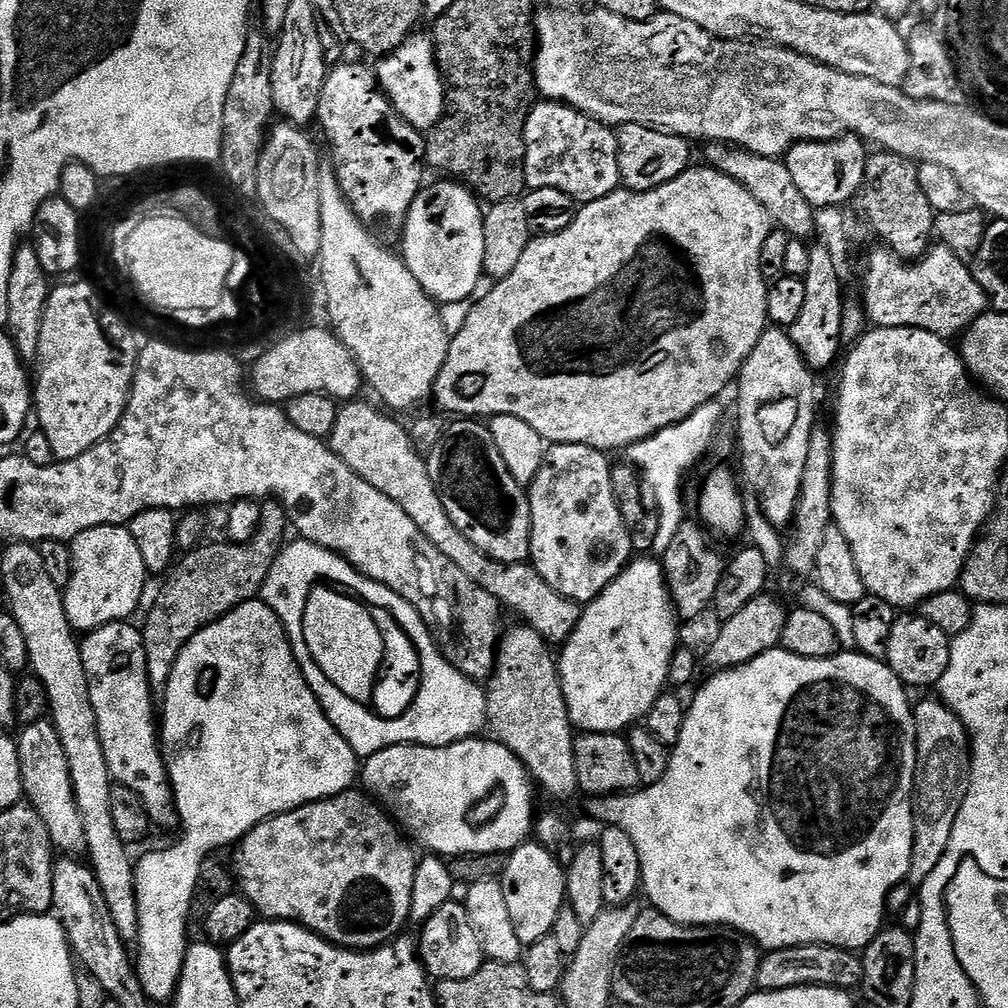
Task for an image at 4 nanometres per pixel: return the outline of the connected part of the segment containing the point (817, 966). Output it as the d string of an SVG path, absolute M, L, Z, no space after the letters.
M803 944L789 948L773 948L760 958L756 988L761 992L777 992L791 988L831 986L841 990L859 989L864 979L863 959L853 949L825 944Z

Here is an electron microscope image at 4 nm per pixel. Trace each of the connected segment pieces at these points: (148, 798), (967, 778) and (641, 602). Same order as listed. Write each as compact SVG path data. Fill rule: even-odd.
M132 622L102 625L87 633L80 640L82 666L86 670L86 682L90 686L90 702L94 702L94 714L98 722L98 734L102 742L102 754L106 754L106 766L113 781L122 786L130 786L134 794L143 802L149 821L160 828L176 828L176 800L172 796L172 783L168 780L168 766L162 755L162 740L158 735L158 708L152 705L154 693L146 674L146 646L144 634Z
M933 698L917 703L912 717L916 723L916 785L912 791L914 850L910 854L907 883L919 886L930 878L934 866L942 862L946 846L950 846L954 818L958 818L958 810L962 810L972 785L972 750L968 727L943 700Z
M636 558L625 568L598 598L583 605L580 621L574 634L562 646L558 667L560 685L566 698L568 713L580 732L623 733L648 715L650 706L665 691L672 653L678 647L681 625L676 615L676 605L668 592L664 565L659 559Z

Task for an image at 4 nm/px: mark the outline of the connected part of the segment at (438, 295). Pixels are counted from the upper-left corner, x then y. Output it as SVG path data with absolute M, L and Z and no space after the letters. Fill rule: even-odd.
M440 178L437 184L432 184L429 188L428 185L421 187L420 193L410 206L404 223L402 259L414 274L414 278L418 278L421 286L428 291L429 296L440 304L462 302L462 298L466 298L474 290L478 278L484 275L484 263L482 262L484 214L485 209L476 193L451 178Z

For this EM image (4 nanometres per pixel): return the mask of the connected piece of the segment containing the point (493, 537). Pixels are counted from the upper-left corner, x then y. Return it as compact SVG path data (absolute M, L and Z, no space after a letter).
M456 418L444 429L437 448L433 448L428 460L432 480L436 483L442 506L450 514L450 522L478 546L492 560L503 564L522 564L532 555L532 515L525 485L519 484L506 468L506 462L494 443L494 434L490 434L487 423L476 418Z

